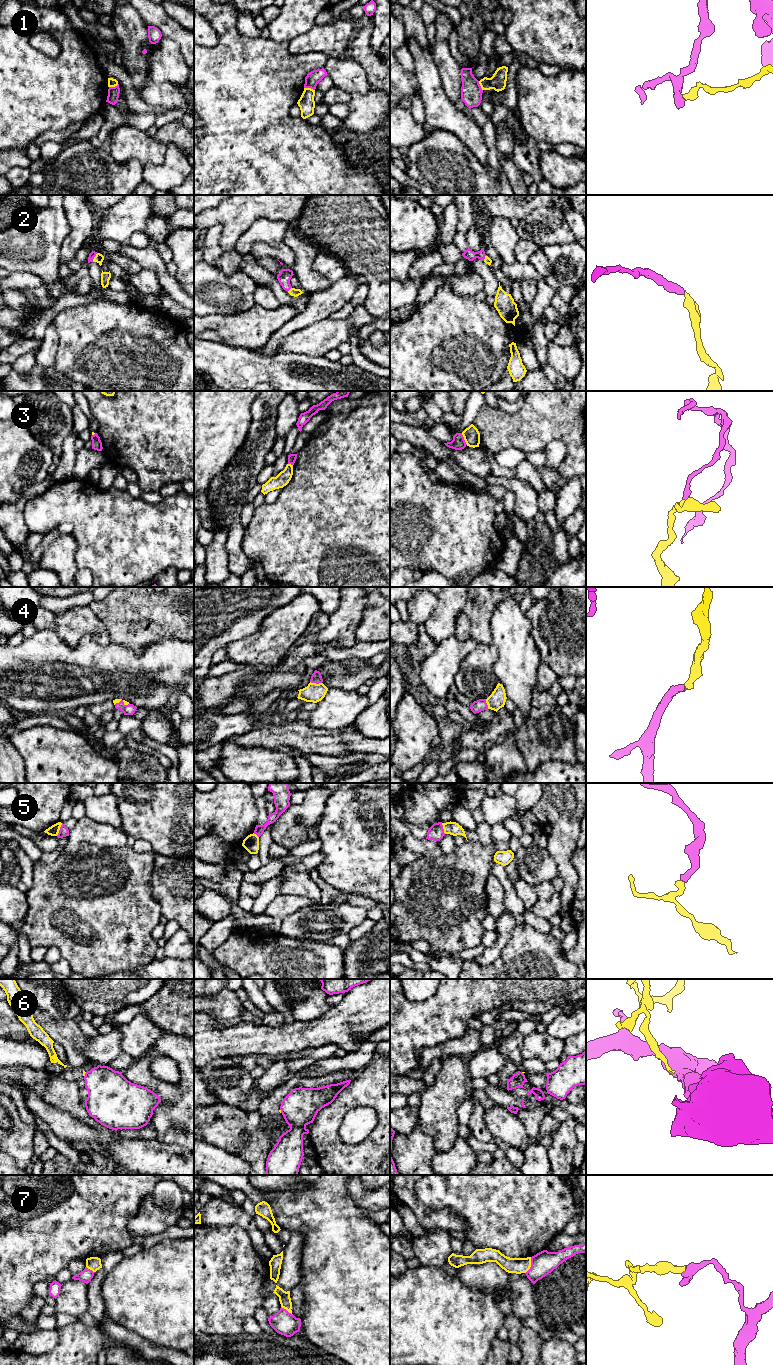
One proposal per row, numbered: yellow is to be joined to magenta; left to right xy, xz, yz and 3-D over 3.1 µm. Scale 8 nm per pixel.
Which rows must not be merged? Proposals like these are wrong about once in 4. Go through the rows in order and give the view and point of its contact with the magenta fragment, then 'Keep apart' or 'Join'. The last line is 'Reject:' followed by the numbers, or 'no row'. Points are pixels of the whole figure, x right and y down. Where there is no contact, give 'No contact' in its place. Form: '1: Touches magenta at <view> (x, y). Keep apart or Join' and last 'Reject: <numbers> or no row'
1: Touches magenta at xz (309, 87). Keep apart
2: Touches magenta at xy (94, 256). Join
3: Touches magenta at yz (463, 439). Keep apart
4: Touches magenta at xz (316, 683). Join
5: Touches magenta at xy (60, 829). Join
6: Touches magenta at xy (85, 1074). Keep apart
7: Touches magenta at yz (531, 1265). Keep apart
Reject: 1, 3, 6, 7

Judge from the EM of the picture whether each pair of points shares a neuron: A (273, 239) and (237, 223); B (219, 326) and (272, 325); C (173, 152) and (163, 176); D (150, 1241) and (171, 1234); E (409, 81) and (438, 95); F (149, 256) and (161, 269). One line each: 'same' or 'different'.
A: different
B: same
C: same
D: same
E: different
F: same

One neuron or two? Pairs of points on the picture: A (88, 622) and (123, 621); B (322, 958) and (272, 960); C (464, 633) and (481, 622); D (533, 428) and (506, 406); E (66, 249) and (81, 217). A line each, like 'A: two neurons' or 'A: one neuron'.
A: two neurons
B: one neuron
C: two neurons
D: two neurons
E: one neuron

